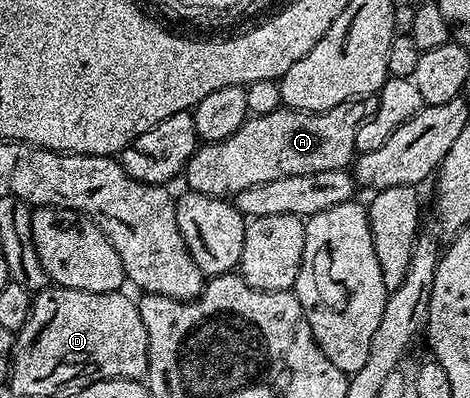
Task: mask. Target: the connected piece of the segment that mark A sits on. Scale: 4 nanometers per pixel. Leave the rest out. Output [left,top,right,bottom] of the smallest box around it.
[184,95,377,197]

